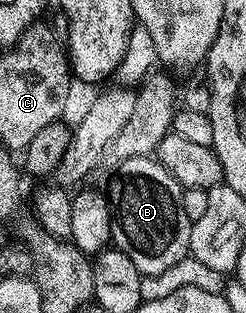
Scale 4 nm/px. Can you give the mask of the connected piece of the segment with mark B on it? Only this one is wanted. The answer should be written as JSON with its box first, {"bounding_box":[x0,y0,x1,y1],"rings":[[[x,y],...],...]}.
{"bounding_box":[106,157,192,275],"rings":[[[130,157],[114,168],[112,184],[106,187],[112,206],[112,243],[126,253],[141,275],[162,273],[170,265],[189,258],[192,222],[182,209],[184,188],[155,157]]]}

